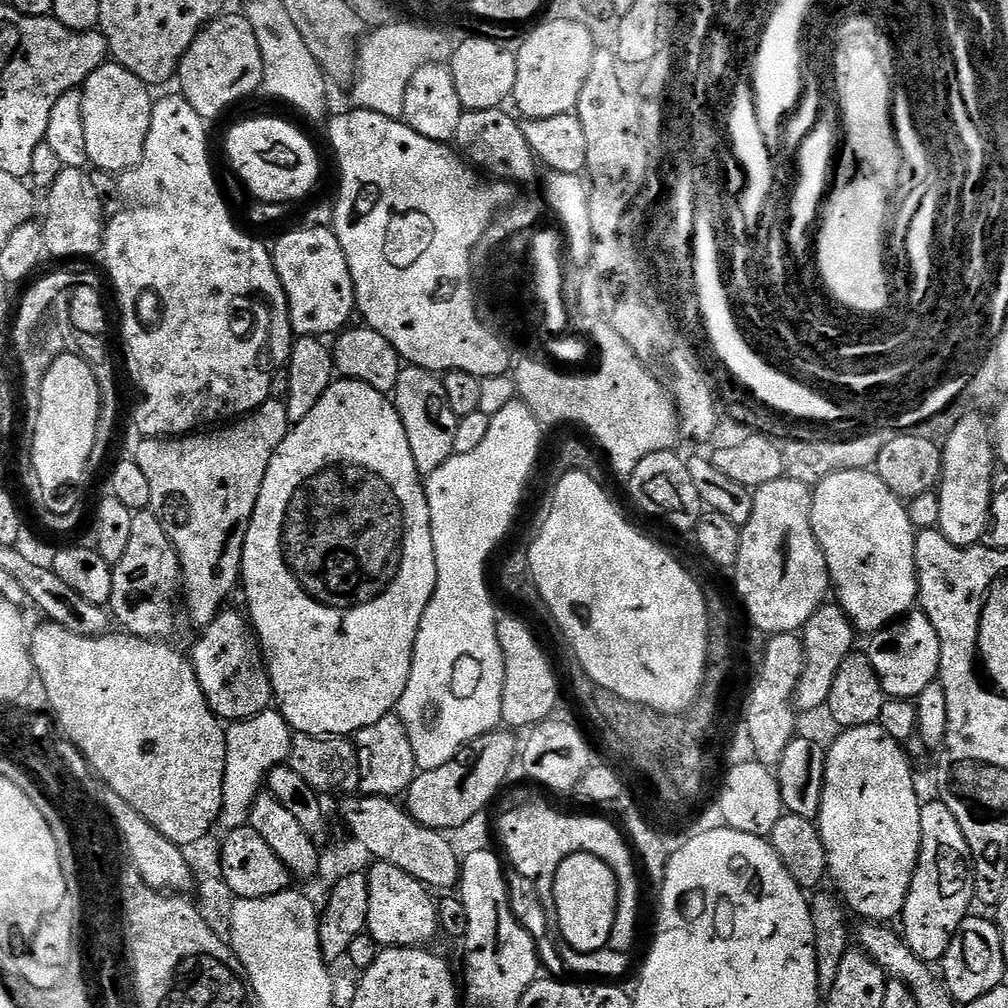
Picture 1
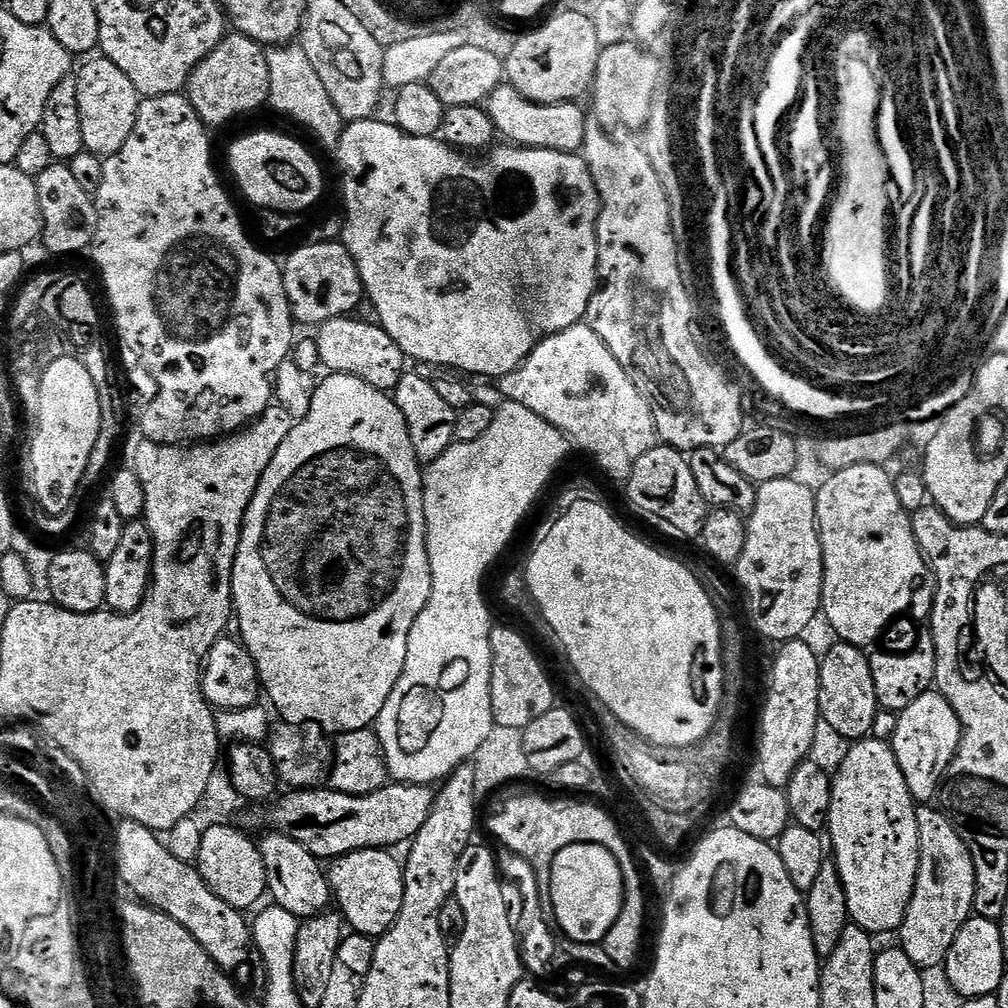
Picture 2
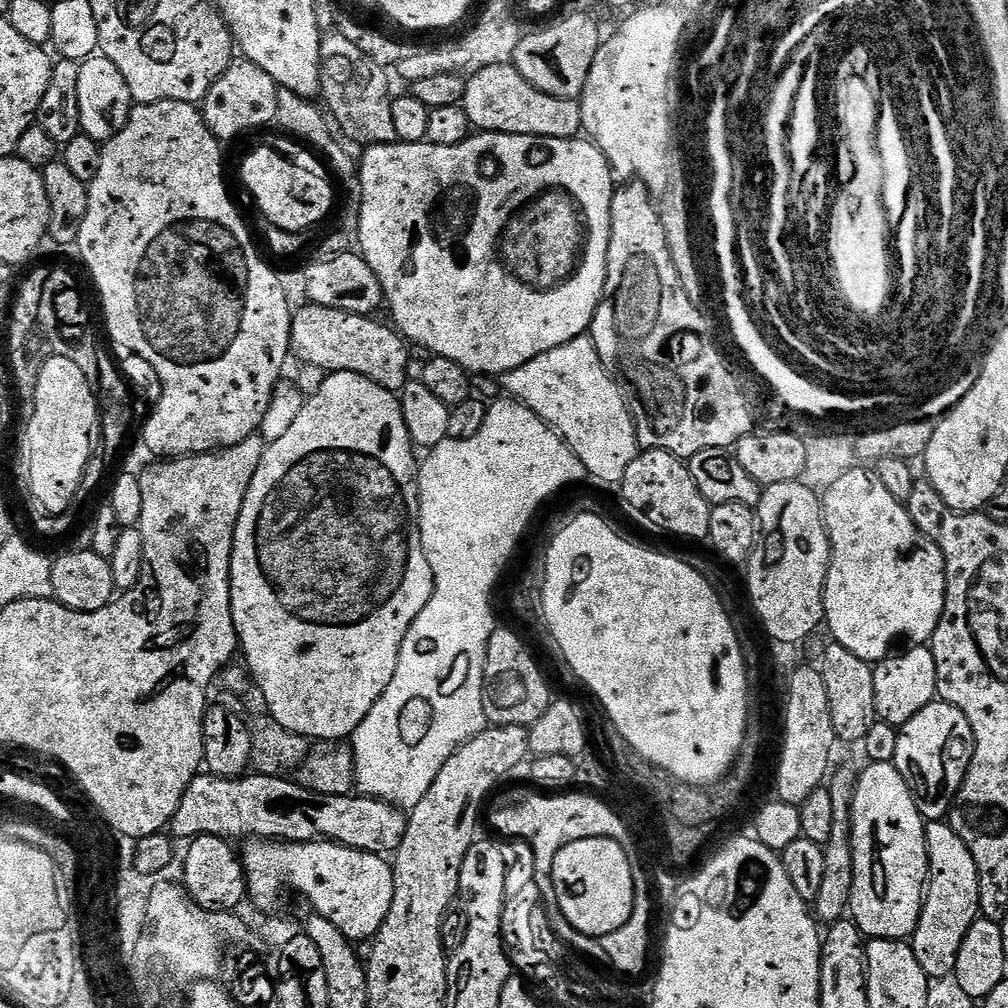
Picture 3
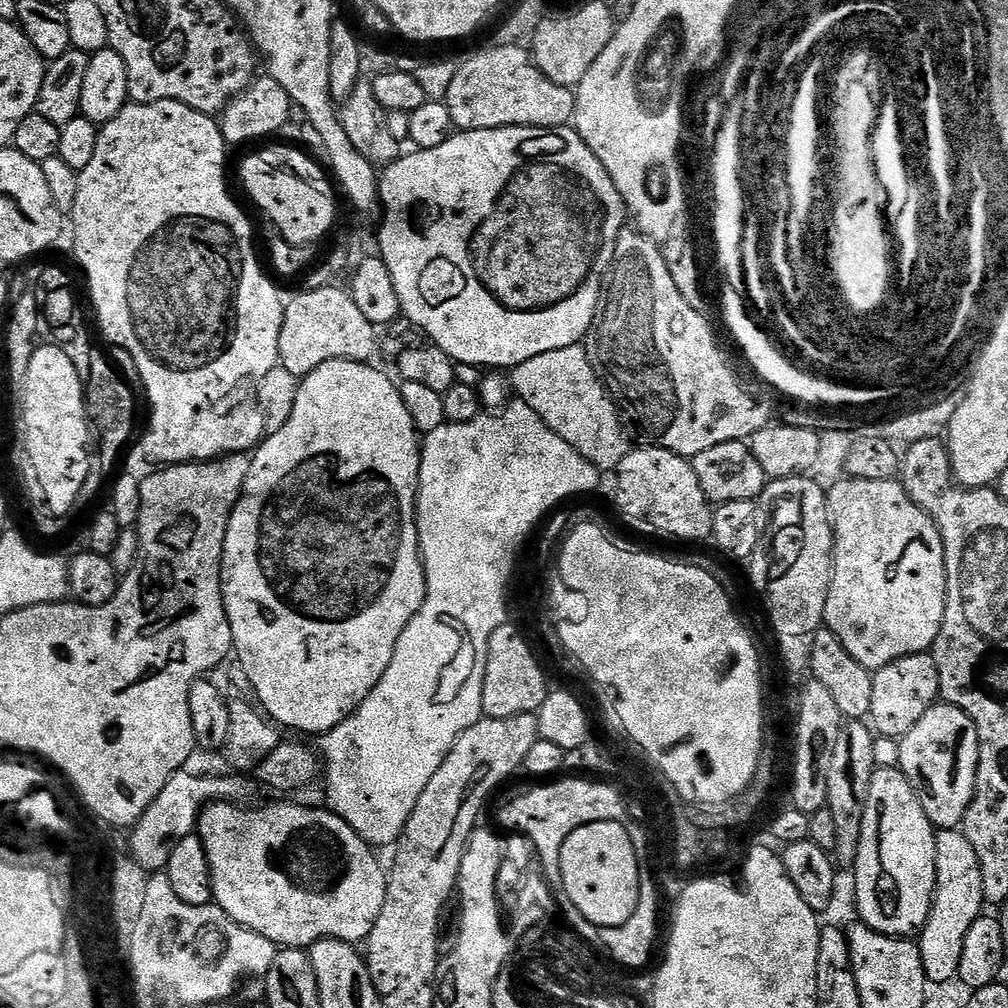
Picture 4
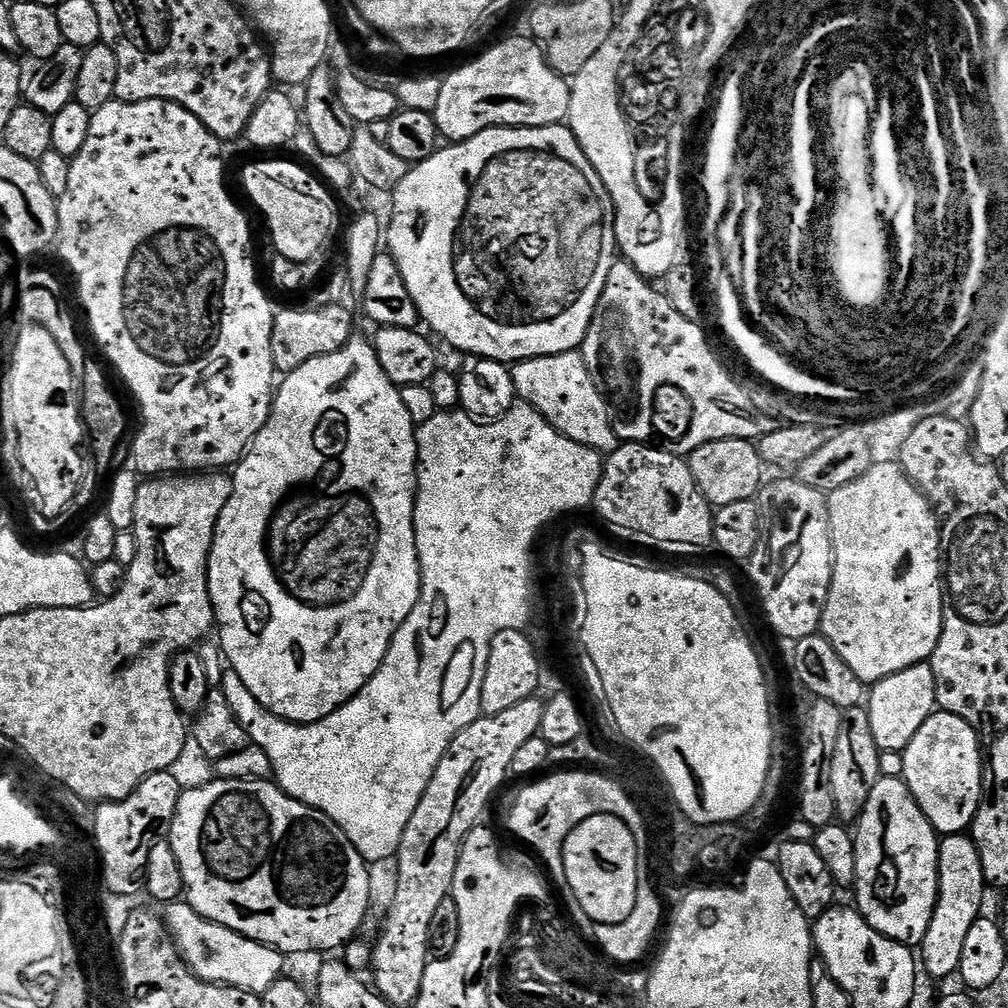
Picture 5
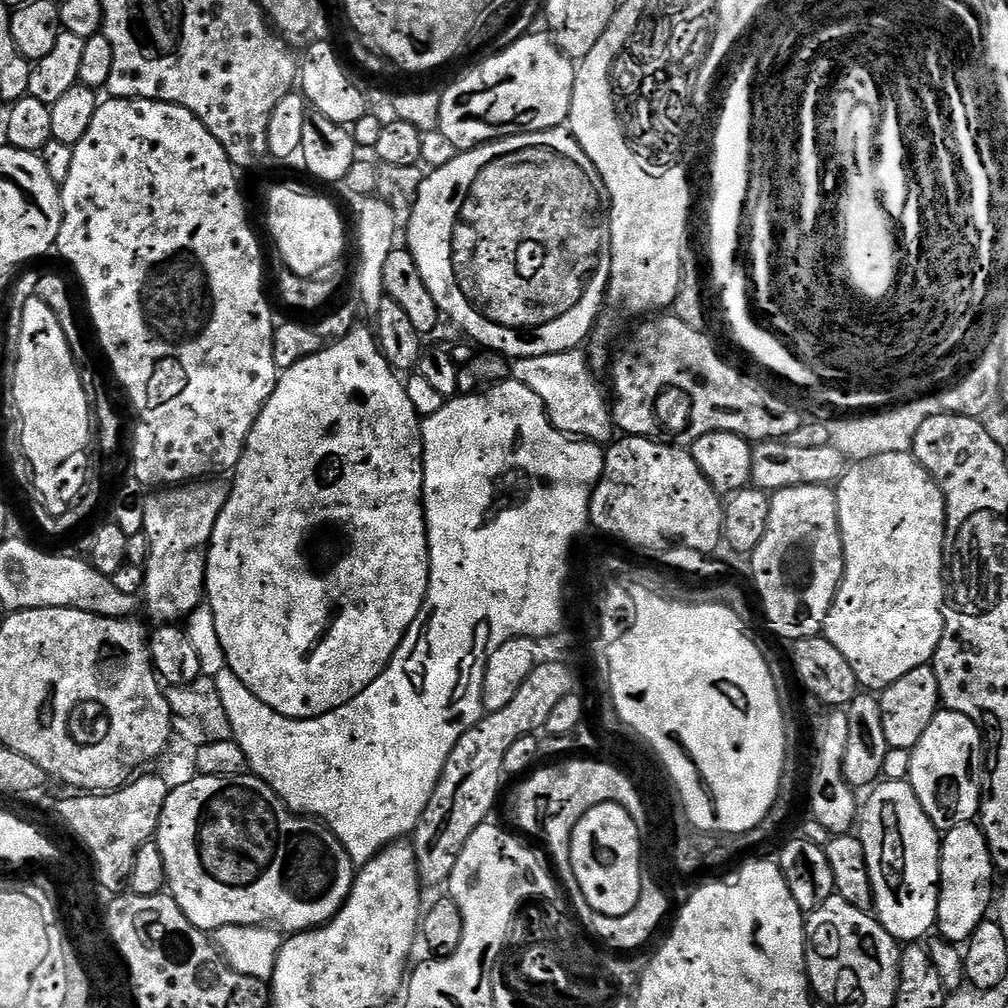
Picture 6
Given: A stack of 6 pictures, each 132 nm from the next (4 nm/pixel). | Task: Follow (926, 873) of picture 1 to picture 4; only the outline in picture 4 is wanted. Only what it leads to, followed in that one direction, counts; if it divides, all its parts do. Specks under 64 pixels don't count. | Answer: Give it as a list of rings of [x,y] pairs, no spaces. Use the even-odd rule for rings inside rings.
[[[945,828],[936,834],[936,892],[932,895],[932,909],[928,920],[918,933],[918,947],[928,982],[950,982],[960,975],[962,946],[970,926],[985,911],[982,894],[982,870],[974,846],[966,842],[963,831]]]

